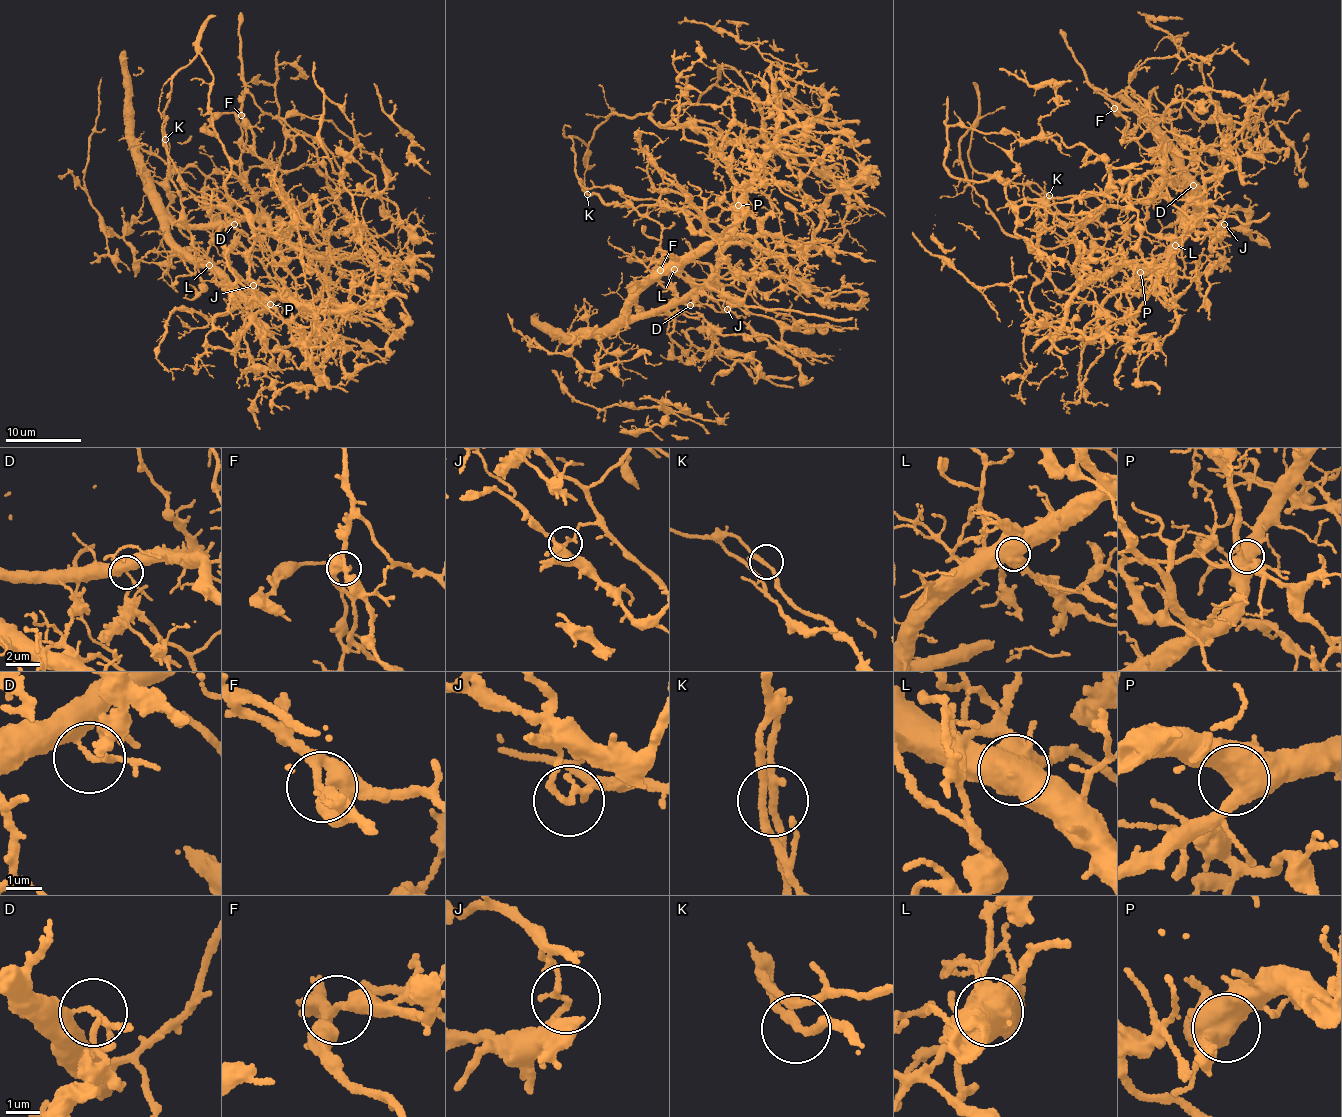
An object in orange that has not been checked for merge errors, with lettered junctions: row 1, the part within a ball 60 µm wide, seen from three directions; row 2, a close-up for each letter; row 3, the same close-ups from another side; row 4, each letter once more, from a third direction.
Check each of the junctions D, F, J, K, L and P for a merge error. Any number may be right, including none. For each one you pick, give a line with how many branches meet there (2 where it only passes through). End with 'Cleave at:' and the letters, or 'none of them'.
D: branches 3
J: branches 2
L: branches 4
Cleave at: D, J, L

